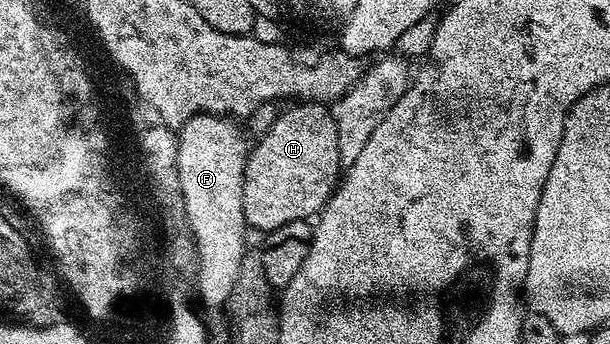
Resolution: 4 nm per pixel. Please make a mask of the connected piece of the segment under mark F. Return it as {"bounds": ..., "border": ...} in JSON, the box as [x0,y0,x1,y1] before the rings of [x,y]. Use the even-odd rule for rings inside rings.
{"bounds":[172,115,248,319],"border":[[[193,115],[176,131],[178,152],[172,157],[172,163],[179,169],[179,191],[183,194],[184,212],[187,214],[188,225],[198,254],[196,285],[198,281],[198,299],[202,302],[201,310],[206,319],[215,314],[218,304],[226,298],[227,291],[230,291],[230,284],[234,282],[235,272],[240,268],[241,259],[248,251],[246,246],[248,228],[242,208],[242,185],[248,143],[242,140],[237,126],[239,127],[237,122],[220,115]]]}

